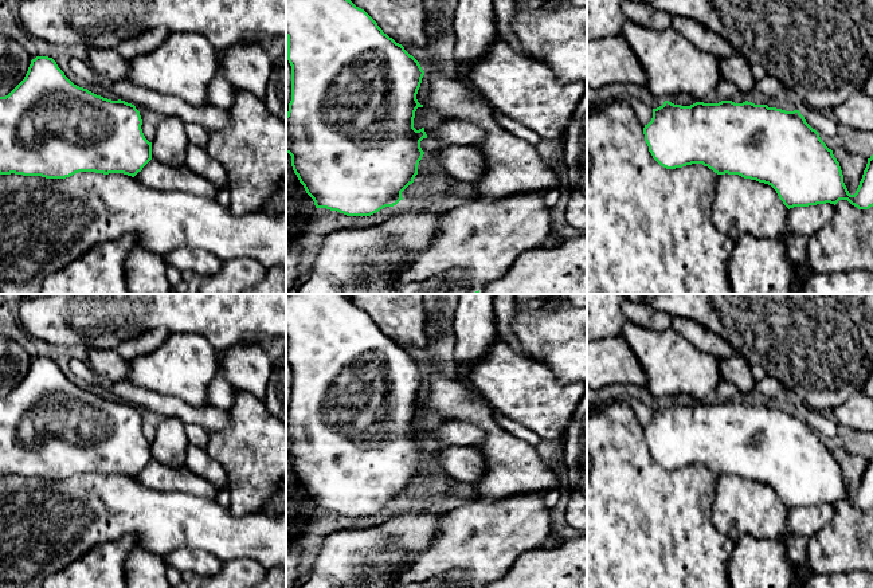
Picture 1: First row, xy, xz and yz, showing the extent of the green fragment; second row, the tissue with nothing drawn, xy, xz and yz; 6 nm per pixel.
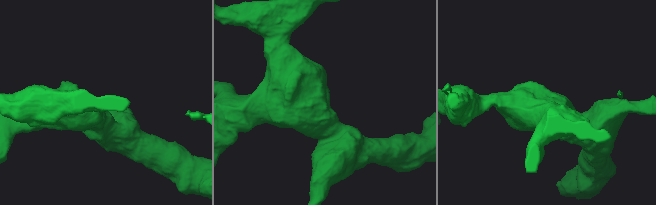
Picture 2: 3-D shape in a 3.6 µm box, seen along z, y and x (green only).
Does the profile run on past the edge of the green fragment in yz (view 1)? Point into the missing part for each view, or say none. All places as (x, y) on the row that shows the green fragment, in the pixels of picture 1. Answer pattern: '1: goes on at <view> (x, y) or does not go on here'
1: does not go on here

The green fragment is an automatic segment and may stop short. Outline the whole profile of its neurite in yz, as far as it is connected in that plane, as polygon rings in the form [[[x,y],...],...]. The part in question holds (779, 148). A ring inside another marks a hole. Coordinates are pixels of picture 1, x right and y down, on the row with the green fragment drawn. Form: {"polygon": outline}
{"polygon": [[[665,101],[653,109],[651,121],[643,128],[653,158],[666,169],[702,164],[717,175],[739,175],[771,185],[783,204],[809,207],[847,200],[858,209],[873,207],[873,154],[854,195],[850,195],[839,162],[799,110],[786,111],[752,102],[696,102],[690,106]]]}

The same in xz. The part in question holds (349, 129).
{"polygon": [[[286,0],[286,56],[291,66],[291,101],[286,114],[286,153],[291,156],[291,166],[316,208],[337,211],[347,216],[371,216],[385,207],[396,205],[402,192],[414,183],[418,165],[424,152],[420,141],[427,138],[424,128],[414,128],[415,111],[423,107],[416,99],[424,71],[419,62],[404,47],[383,32],[377,23],[351,0]]]}

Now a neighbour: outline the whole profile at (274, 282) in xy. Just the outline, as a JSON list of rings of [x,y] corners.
[[[277,266],[269,268],[262,282],[243,294],[286,294],[286,270]]]

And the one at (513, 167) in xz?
[[[438,71],[424,74],[431,82],[431,93],[423,103],[426,110],[436,111],[446,121],[477,125],[486,133],[485,140],[474,145],[486,161],[482,177],[475,185],[481,196],[501,199],[504,196],[529,193],[540,189],[551,191],[560,187],[557,173],[539,156],[535,145],[502,129],[494,121],[493,109],[482,95],[474,98],[470,90],[461,83],[458,78],[450,79]]]

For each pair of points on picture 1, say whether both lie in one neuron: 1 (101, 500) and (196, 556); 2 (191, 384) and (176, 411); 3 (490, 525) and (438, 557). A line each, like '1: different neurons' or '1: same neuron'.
1: different neurons
2: different neurons
3: same neuron

